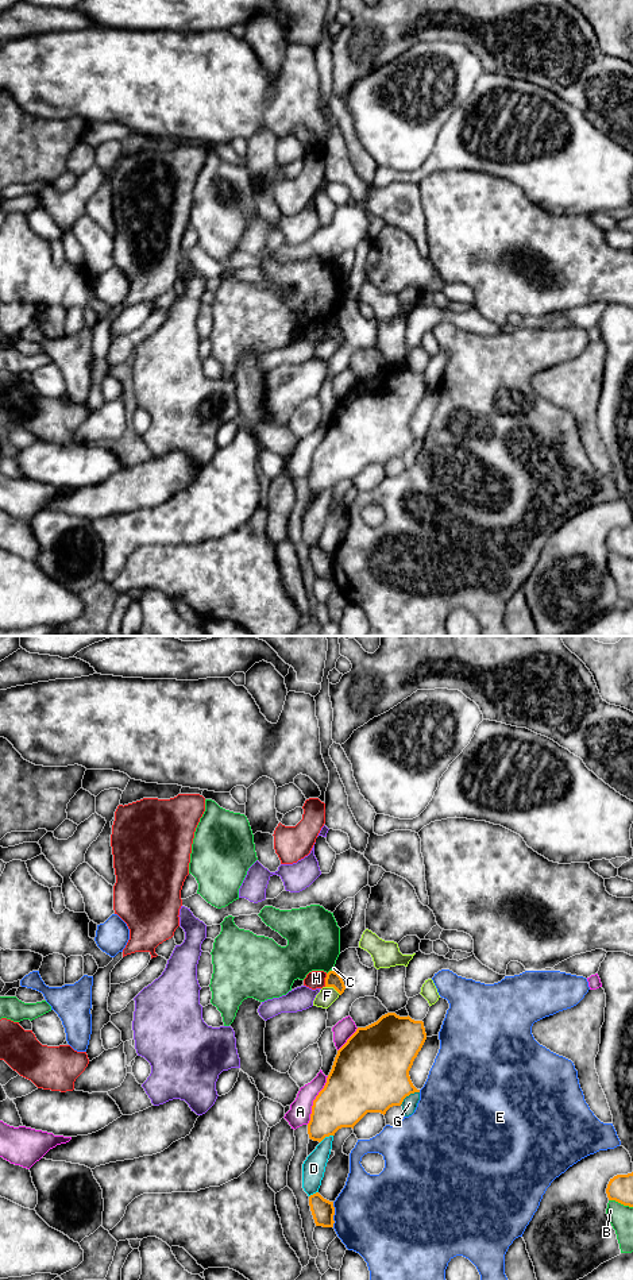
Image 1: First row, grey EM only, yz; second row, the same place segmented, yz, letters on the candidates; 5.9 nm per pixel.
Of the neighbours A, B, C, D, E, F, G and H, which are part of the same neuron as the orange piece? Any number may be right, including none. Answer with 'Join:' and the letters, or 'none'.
Join: none

